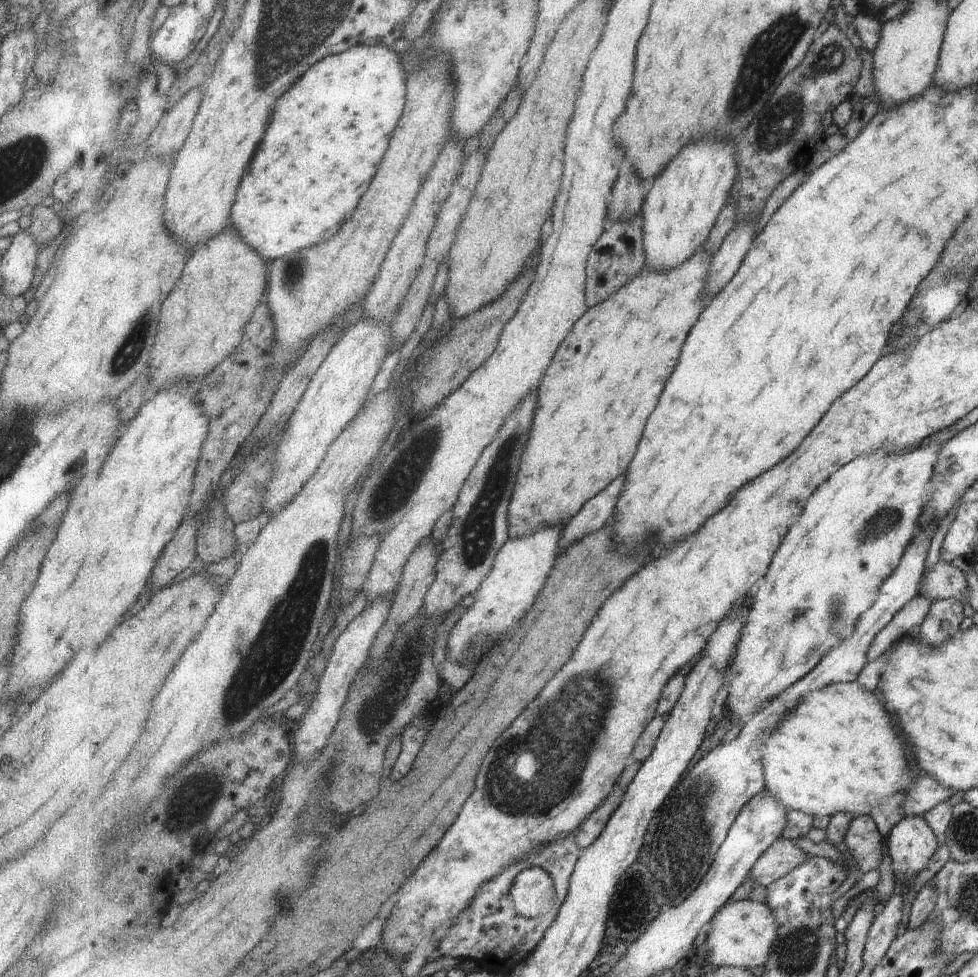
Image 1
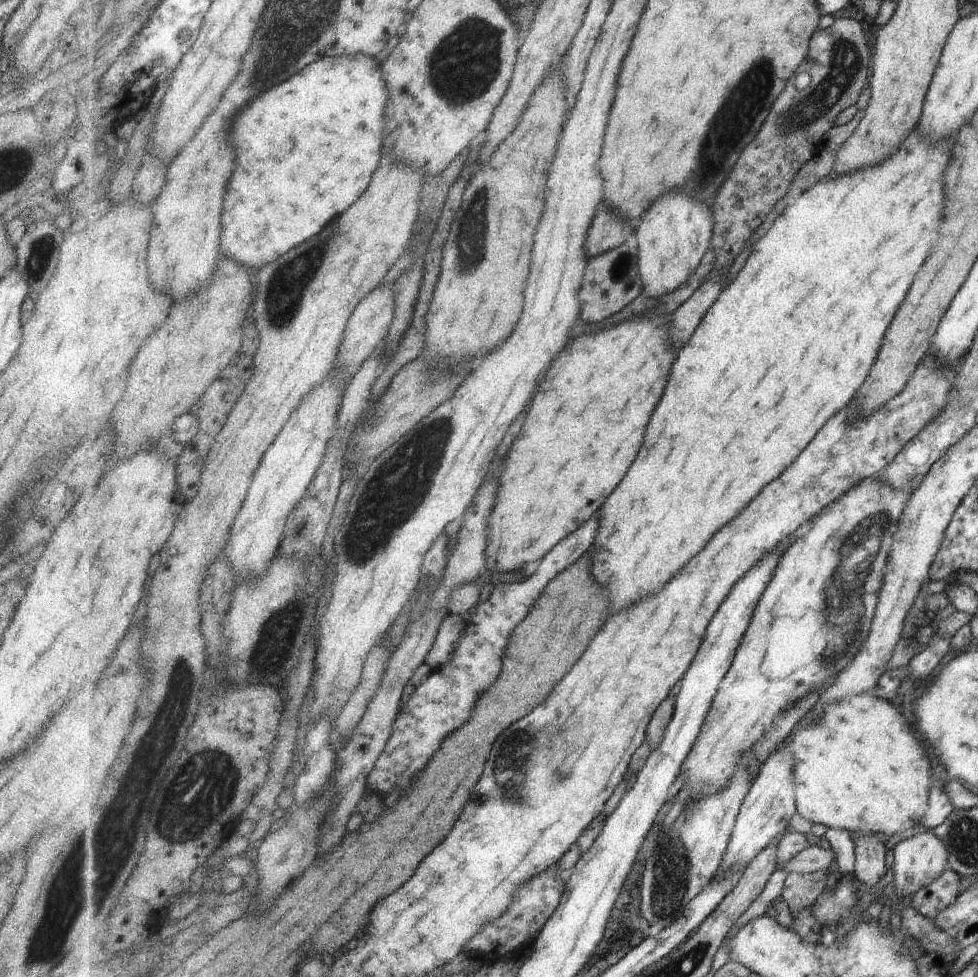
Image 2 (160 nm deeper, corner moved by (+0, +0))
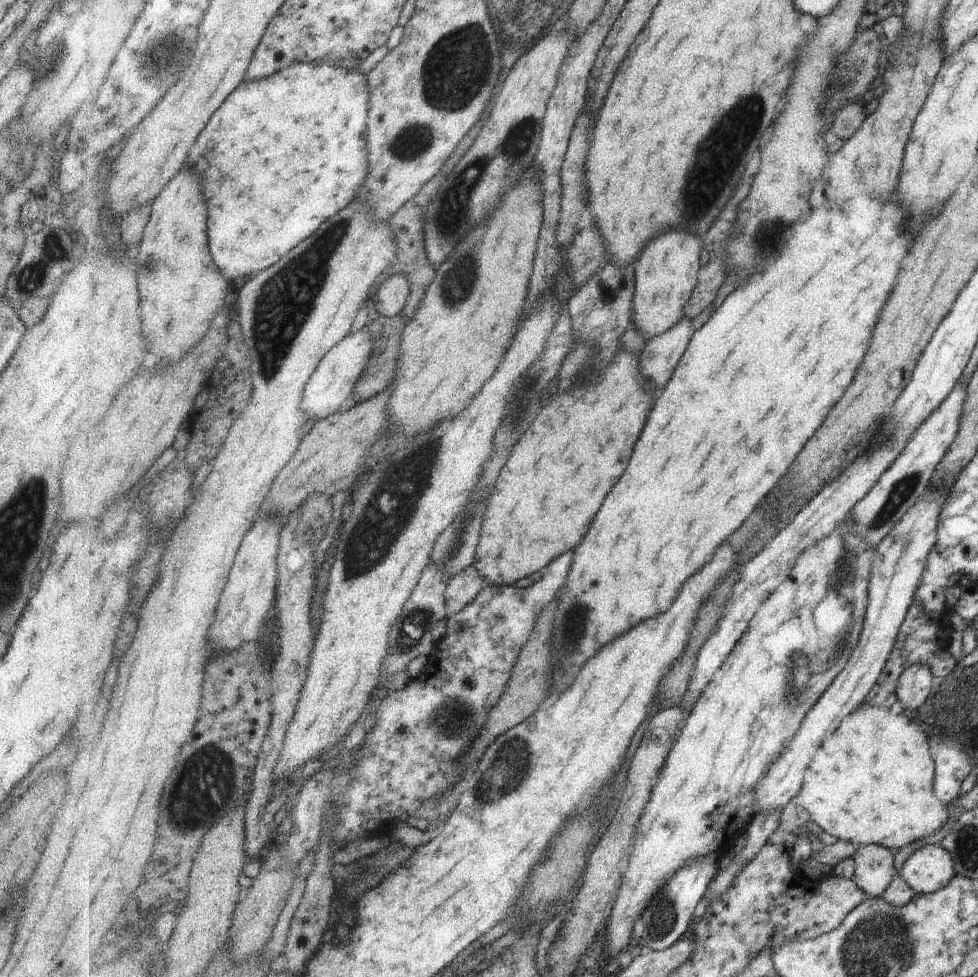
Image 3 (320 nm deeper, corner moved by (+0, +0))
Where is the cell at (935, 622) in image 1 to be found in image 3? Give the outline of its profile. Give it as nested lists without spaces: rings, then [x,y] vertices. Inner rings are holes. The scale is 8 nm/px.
[[[911,665],[898,677],[894,688],[895,698],[902,704],[902,712],[908,716],[917,717],[917,710],[921,704],[925,704],[925,698],[929,696],[932,674],[923,665]]]

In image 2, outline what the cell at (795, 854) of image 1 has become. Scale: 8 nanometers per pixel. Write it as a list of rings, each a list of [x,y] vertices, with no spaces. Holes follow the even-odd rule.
[[[811,845],[800,851],[782,870],[789,873],[816,873],[827,871],[827,868],[836,861],[834,850]]]

